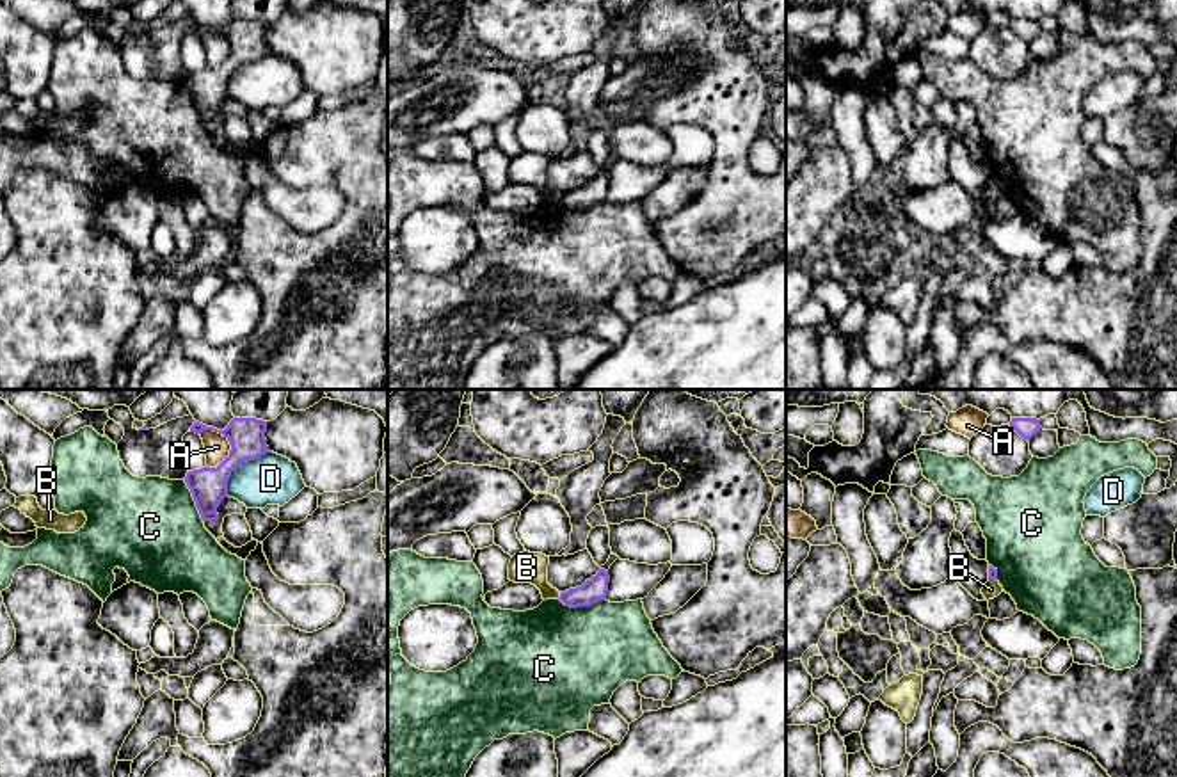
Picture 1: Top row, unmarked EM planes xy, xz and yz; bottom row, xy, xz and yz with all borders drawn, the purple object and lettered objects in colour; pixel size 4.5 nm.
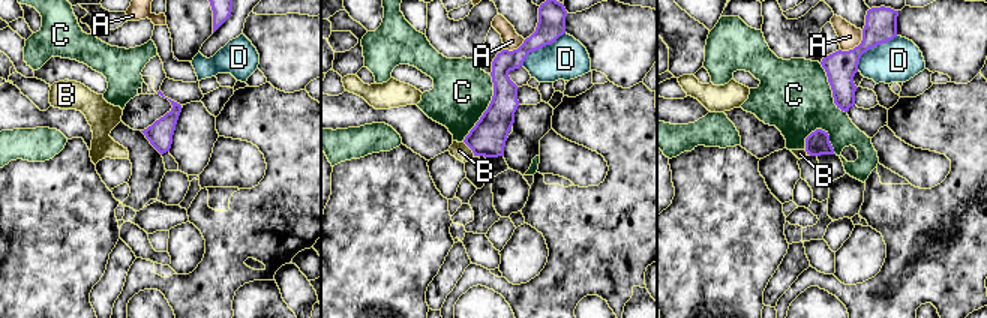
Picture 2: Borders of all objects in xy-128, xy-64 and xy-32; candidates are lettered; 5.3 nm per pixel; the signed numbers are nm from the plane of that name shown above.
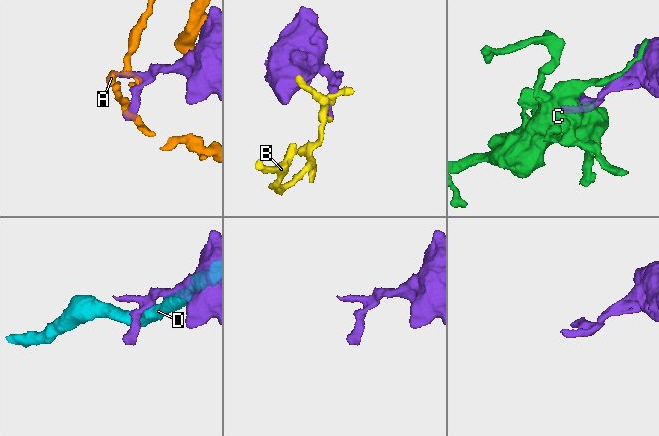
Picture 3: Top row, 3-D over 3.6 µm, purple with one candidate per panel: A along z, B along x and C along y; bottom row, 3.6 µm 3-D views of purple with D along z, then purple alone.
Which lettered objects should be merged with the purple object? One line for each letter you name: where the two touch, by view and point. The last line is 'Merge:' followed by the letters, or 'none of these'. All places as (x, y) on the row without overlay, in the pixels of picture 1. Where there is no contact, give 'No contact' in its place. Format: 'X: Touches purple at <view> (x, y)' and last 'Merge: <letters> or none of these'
Merge: none of these

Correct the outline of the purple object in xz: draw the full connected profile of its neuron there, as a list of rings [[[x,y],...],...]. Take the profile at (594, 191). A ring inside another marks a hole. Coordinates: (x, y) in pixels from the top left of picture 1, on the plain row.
[[[599,171],[597,176],[587,181],[581,188],[560,194],[558,201],[571,210],[590,208],[606,201],[608,183],[608,172]]]

